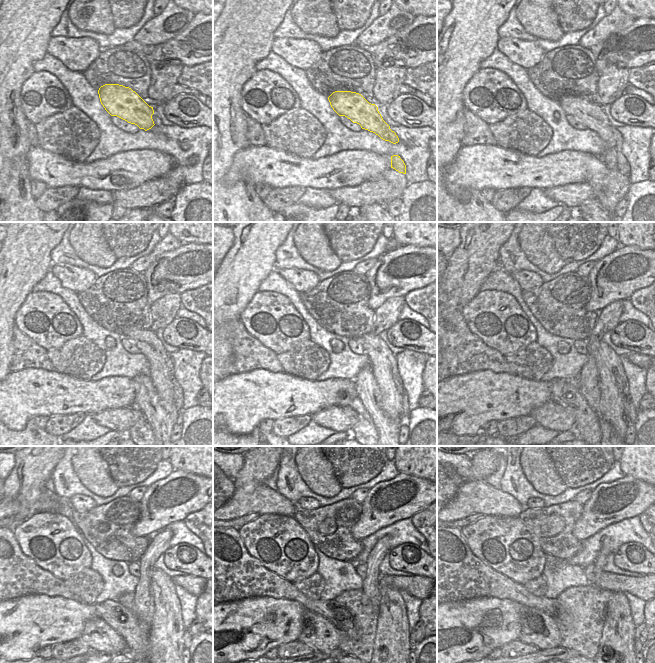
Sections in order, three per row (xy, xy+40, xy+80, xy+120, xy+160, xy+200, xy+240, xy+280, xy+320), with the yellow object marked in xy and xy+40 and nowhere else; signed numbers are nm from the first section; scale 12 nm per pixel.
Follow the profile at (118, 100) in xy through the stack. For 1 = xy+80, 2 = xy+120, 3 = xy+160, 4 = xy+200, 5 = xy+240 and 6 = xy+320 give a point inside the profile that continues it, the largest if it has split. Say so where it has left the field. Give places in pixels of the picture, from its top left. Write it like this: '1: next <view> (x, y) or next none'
1: next xy+80 (591, 115)
2: next xy+120 (161, 364)
3: next xy+160 (393, 397)
4: next xy+200 (615, 399)
5: next xy+240 (167, 629)
6: next xy+320 (616, 646)

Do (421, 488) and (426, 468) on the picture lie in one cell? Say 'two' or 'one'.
two

